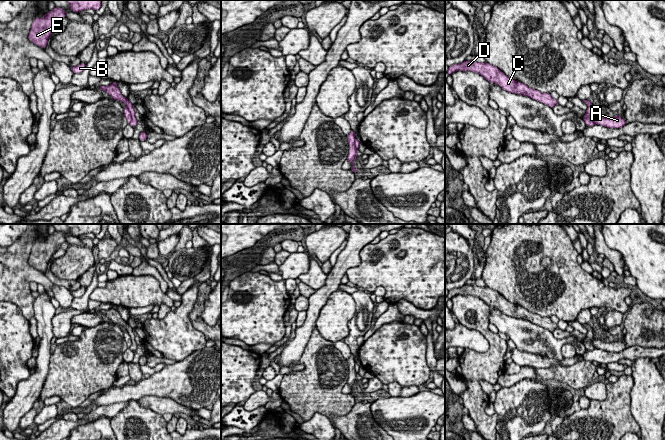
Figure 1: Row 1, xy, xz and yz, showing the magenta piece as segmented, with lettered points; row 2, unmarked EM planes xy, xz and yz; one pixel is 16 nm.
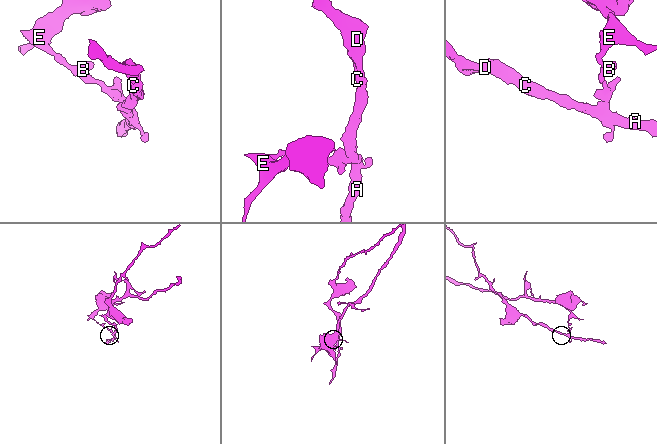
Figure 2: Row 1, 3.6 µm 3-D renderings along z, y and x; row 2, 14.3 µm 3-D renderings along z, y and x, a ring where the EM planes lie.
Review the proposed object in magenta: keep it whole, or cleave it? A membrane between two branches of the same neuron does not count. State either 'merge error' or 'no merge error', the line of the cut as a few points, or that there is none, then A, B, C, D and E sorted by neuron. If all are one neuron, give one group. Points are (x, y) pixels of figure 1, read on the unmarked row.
merge error; cut in xy along (127, 331), (131, 343), (129, 347); A C D / B E

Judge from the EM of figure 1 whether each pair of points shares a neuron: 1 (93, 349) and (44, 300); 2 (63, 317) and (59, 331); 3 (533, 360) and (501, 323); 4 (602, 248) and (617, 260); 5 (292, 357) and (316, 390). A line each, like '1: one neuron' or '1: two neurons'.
1: two neurons
2: one neuron
3: two neurons
4: one neuron
5: two neurons

